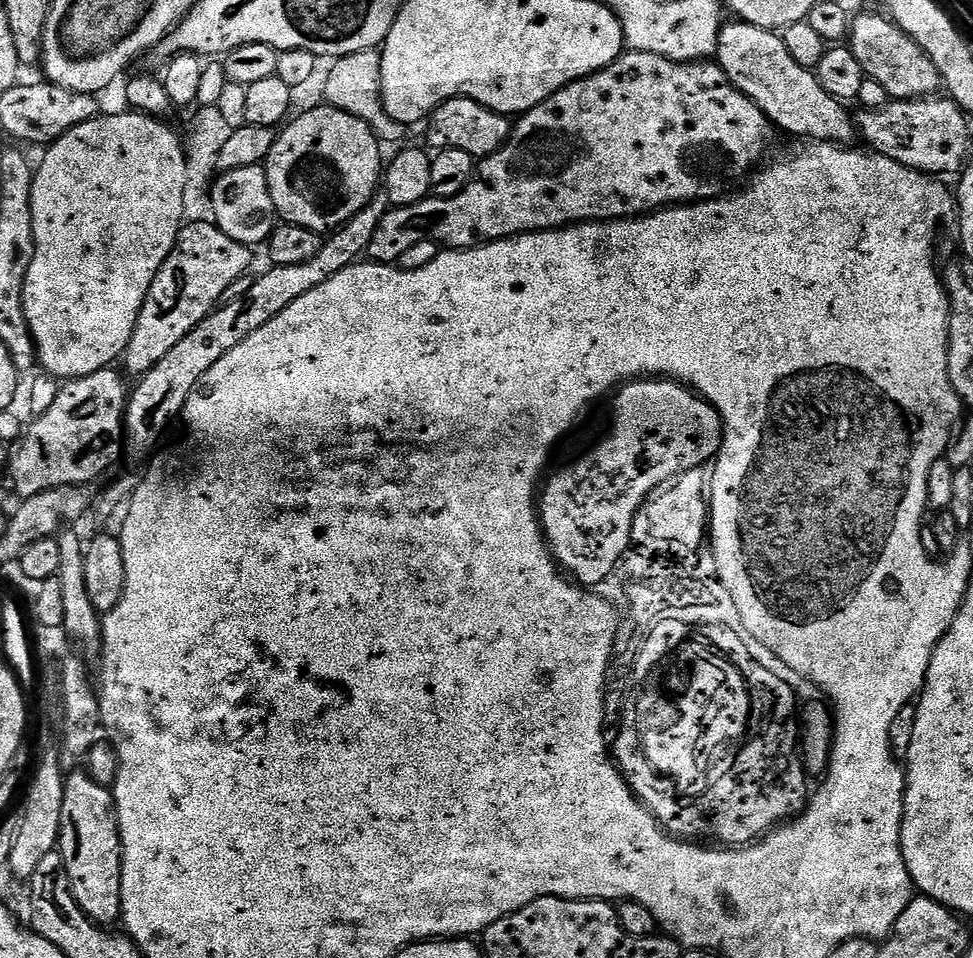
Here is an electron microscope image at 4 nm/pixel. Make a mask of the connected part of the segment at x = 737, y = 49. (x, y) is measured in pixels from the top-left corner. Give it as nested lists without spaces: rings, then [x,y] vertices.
[[[743,22],[725,23],[717,40],[715,59],[726,78],[739,92],[745,92],[760,109],[766,118],[772,121],[777,129],[789,132],[792,136],[808,136],[809,141],[841,146],[855,145],[858,140],[858,128],[854,123],[854,116],[847,112],[841,101],[835,100],[818,82],[815,71],[811,68],[798,66],[794,58],[790,58],[790,50],[786,50],[783,35],[762,30],[758,26],[750,26]]]

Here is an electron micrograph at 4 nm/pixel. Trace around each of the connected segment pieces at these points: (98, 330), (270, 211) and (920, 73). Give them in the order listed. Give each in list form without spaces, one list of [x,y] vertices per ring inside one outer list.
[[[135,110],[116,112],[113,116],[97,114],[92,120],[74,126],[61,140],[47,149],[44,161],[38,164],[32,178],[32,217],[34,218],[34,238],[36,253],[34,262],[30,262],[30,270],[24,283],[24,309],[26,322],[32,331],[36,343],[36,358],[39,367],[49,376],[61,382],[77,380],[88,374],[94,374],[103,368],[112,368],[123,357],[126,346],[134,334],[134,326],[138,322],[138,314],[146,302],[146,294],[158,274],[158,270],[166,262],[172,252],[182,225],[183,195],[186,185],[186,168],[188,157],[185,145],[176,137],[176,132],[163,119],[145,115]]]
[[[260,164],[246,166],[238,170],[220,172],[212,181],[213,208],[216,227],[221,228],[234,242],[249,246],[263,245],[278,227],[278,213],[274,198],[270,198],[270,186]]]
[[[857,15],[850,24],[850,47],[865,77],[878,82],[892,100],[918,100],[922,96],[939,93],[942,81],[928,55],[891,19],[883,15],[866,15]]]

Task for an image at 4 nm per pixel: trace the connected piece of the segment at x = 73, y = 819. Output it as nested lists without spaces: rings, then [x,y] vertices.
[[[72,770],[64,781],[62,826],[58,851],[72,883],[72,897],[95,924],[112,926],[121,919],[122,842],[116,797],[109,789],[92,780],[84,770]]]

